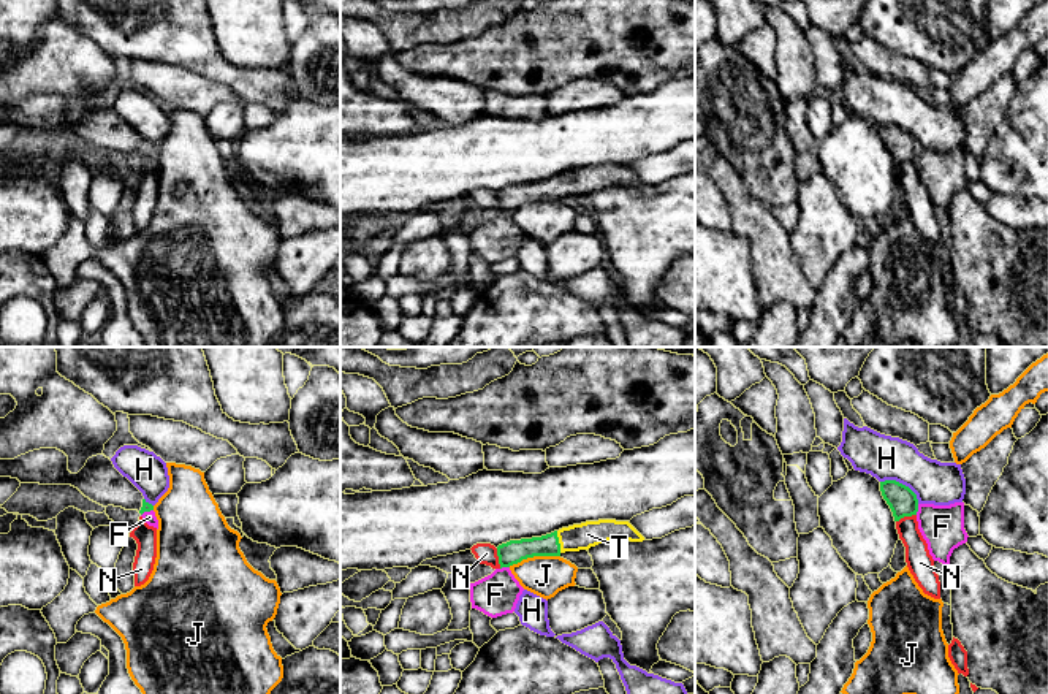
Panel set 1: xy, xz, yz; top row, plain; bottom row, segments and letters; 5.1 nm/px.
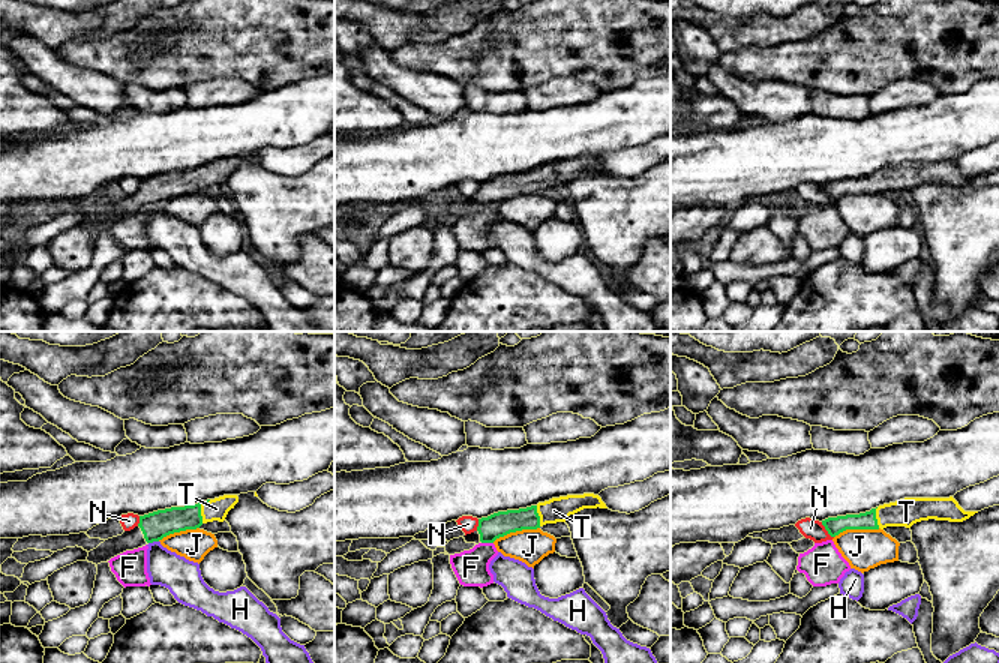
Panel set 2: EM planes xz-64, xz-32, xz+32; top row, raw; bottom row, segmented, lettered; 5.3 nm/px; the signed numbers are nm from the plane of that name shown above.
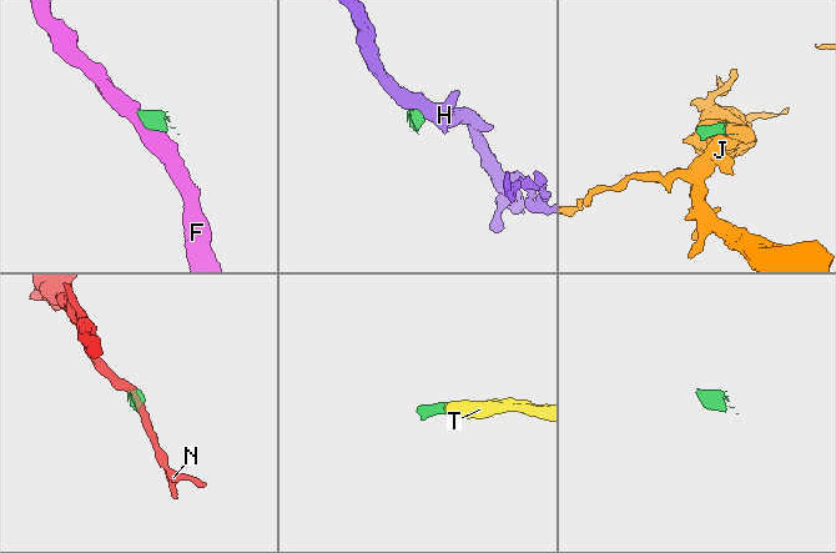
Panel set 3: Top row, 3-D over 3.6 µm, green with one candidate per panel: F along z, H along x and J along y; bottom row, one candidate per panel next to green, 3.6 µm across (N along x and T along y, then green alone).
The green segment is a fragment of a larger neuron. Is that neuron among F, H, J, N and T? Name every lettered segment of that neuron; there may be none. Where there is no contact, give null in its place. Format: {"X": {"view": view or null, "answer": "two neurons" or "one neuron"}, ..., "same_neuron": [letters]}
{"F": {"view": "yz", "answer": "two neurons"}, "H": {"view": "yz", "answer": "two neurons"}, "J": {"view": "xz", "answer": "two neurons"}, "N": {"view": "xz", "answer": "two neurons"}, "T": {"view": "xz", "answer": "one neuron"}, "same_neuron": ["T"]}

